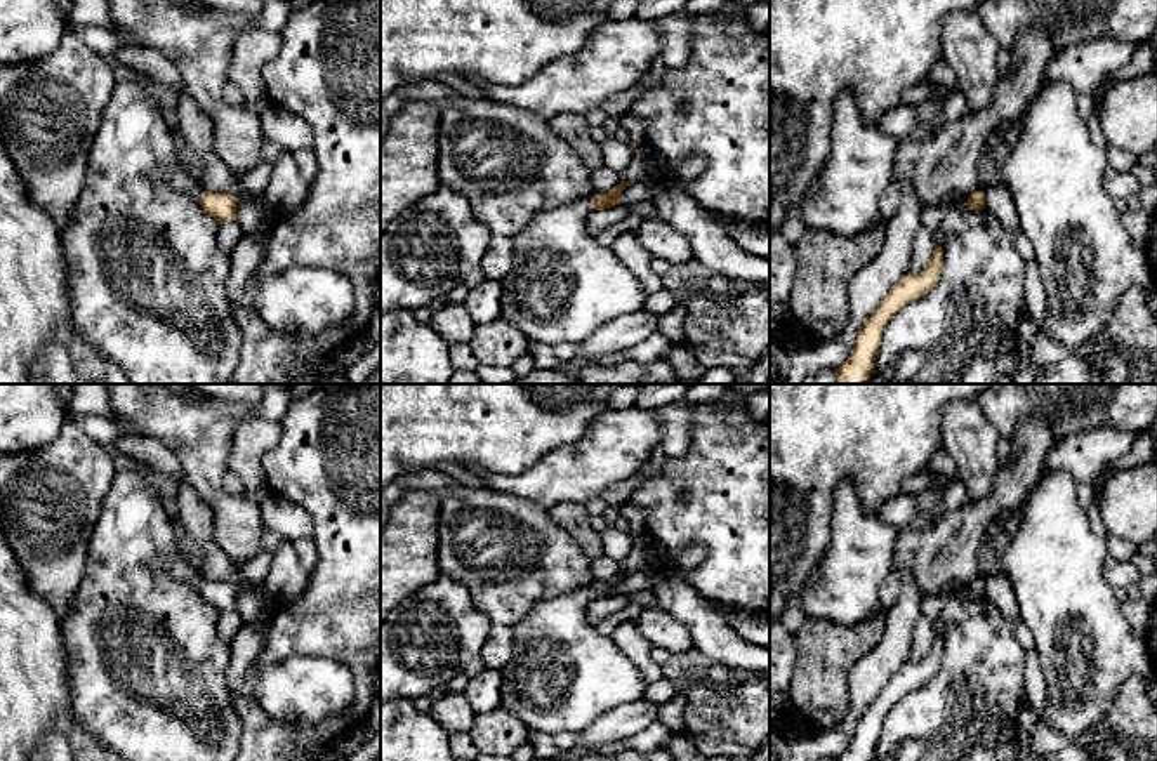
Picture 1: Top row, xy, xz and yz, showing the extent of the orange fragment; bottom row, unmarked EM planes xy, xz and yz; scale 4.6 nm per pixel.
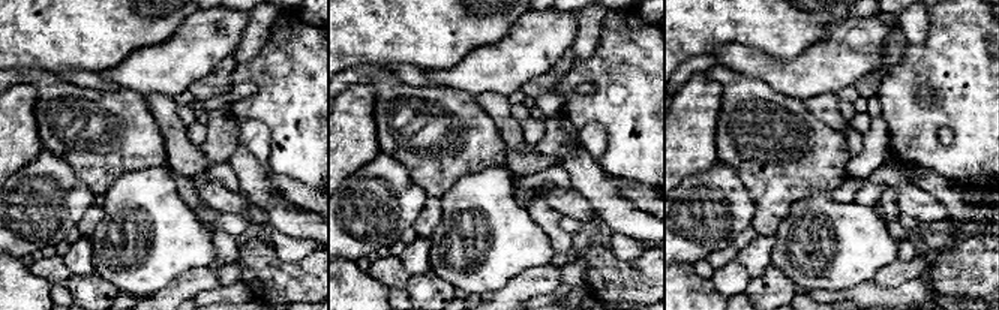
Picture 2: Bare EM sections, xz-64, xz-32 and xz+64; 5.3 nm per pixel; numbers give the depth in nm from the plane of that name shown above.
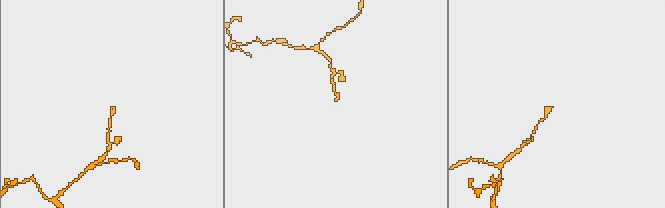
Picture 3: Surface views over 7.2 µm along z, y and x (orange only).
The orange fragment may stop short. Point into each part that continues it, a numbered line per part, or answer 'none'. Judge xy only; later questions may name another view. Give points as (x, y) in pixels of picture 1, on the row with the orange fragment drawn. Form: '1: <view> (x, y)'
1: xy (179, 179)

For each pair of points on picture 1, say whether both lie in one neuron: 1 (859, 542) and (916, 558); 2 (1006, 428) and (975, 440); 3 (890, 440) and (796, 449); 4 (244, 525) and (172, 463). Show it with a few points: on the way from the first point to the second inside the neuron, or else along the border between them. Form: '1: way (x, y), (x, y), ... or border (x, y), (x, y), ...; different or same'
1: border (895, 553), (892, 558); different
2: border (977, 402), (1001, 436); different
3: way (867, 440), (859, 445), (819, 445); same
4: border (157, 438), (179, 461), (185, 478); different

